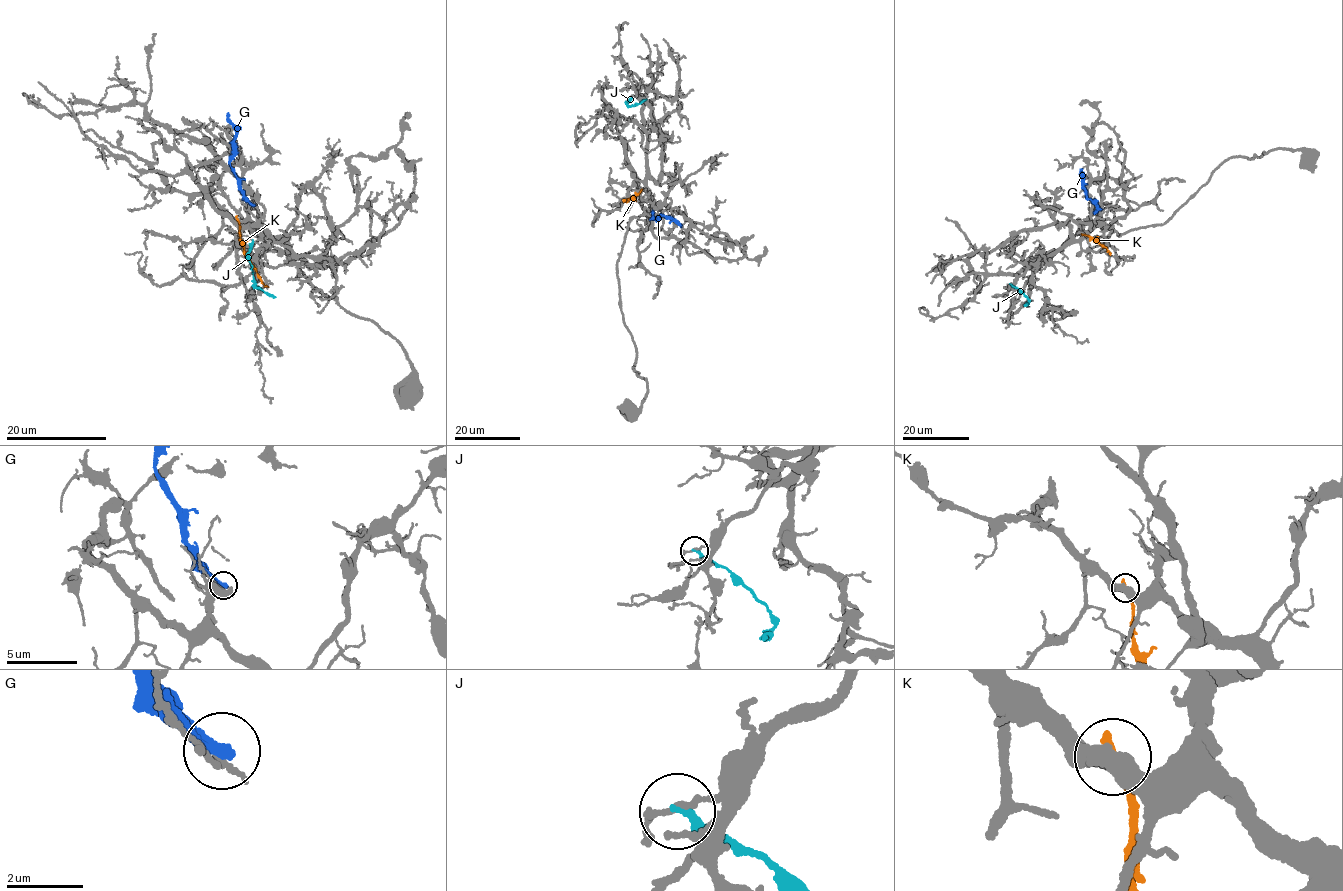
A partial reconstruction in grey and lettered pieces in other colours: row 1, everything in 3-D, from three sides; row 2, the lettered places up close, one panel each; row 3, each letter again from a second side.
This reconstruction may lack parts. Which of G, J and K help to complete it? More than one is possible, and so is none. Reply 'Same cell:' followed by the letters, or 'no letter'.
Same cell: no letter

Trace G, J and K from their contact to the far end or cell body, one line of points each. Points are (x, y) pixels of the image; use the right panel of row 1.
G: (1096, 212), (1096, 202), (1083, 190), (1080, 169)
J: (1009, 284), (1027, 297), (1028, 301), (1024, 305)
K: (1083, 234), (1110, 253)

